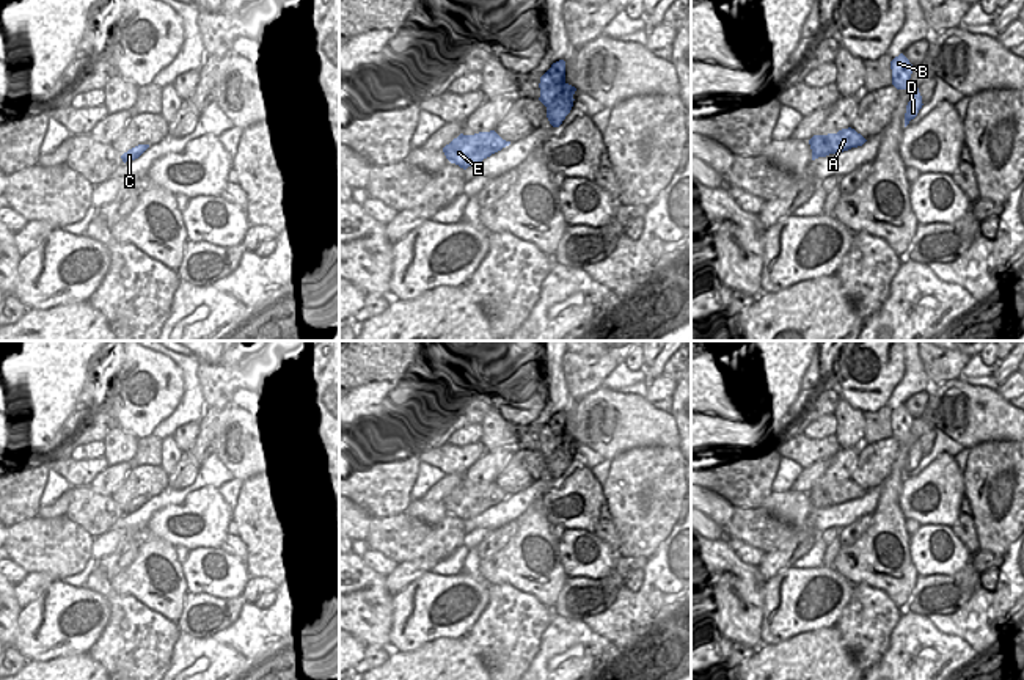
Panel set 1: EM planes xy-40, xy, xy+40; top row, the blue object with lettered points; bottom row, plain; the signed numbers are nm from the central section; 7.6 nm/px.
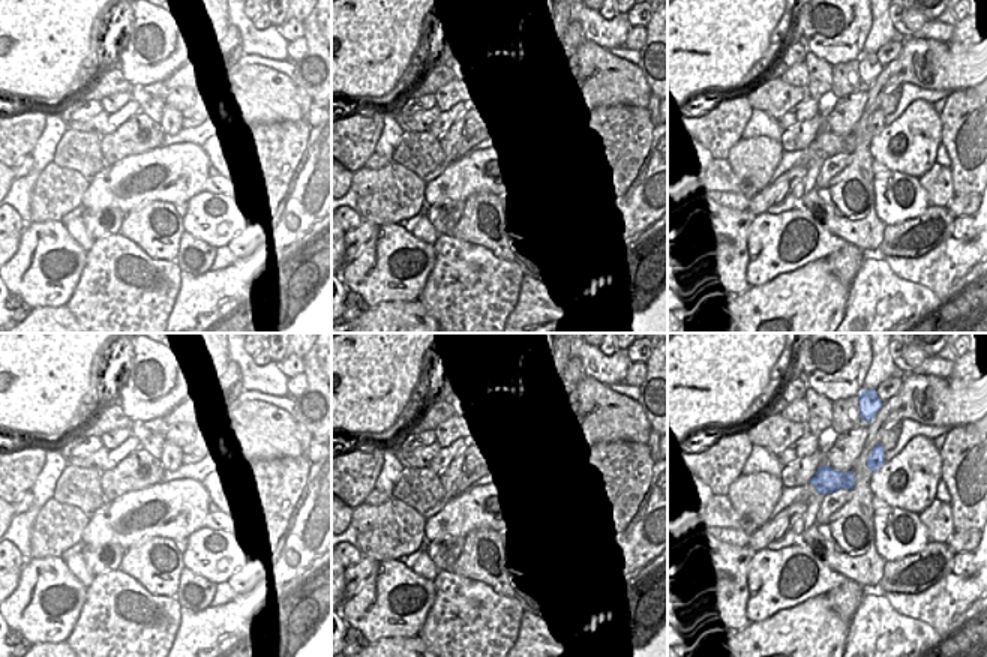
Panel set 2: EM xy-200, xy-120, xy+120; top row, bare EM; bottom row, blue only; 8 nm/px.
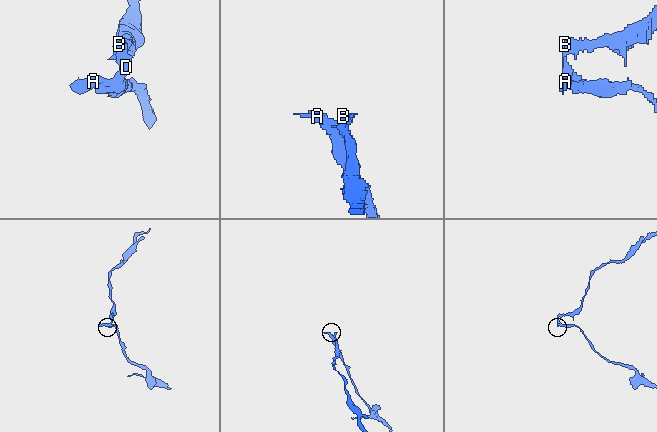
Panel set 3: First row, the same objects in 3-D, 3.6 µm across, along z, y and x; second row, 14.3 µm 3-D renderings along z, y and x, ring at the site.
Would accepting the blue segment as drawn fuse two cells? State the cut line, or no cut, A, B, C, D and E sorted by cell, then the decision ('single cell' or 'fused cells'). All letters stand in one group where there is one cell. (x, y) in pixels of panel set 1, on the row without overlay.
cut xy (564, 431), (561, 445), (547, 459); groups A C D E / B; fused cells

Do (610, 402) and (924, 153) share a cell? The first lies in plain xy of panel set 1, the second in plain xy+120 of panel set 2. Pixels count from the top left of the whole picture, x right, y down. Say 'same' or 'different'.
different

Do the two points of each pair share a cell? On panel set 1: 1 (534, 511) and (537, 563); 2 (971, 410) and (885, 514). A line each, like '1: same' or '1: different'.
1: same
2: same

